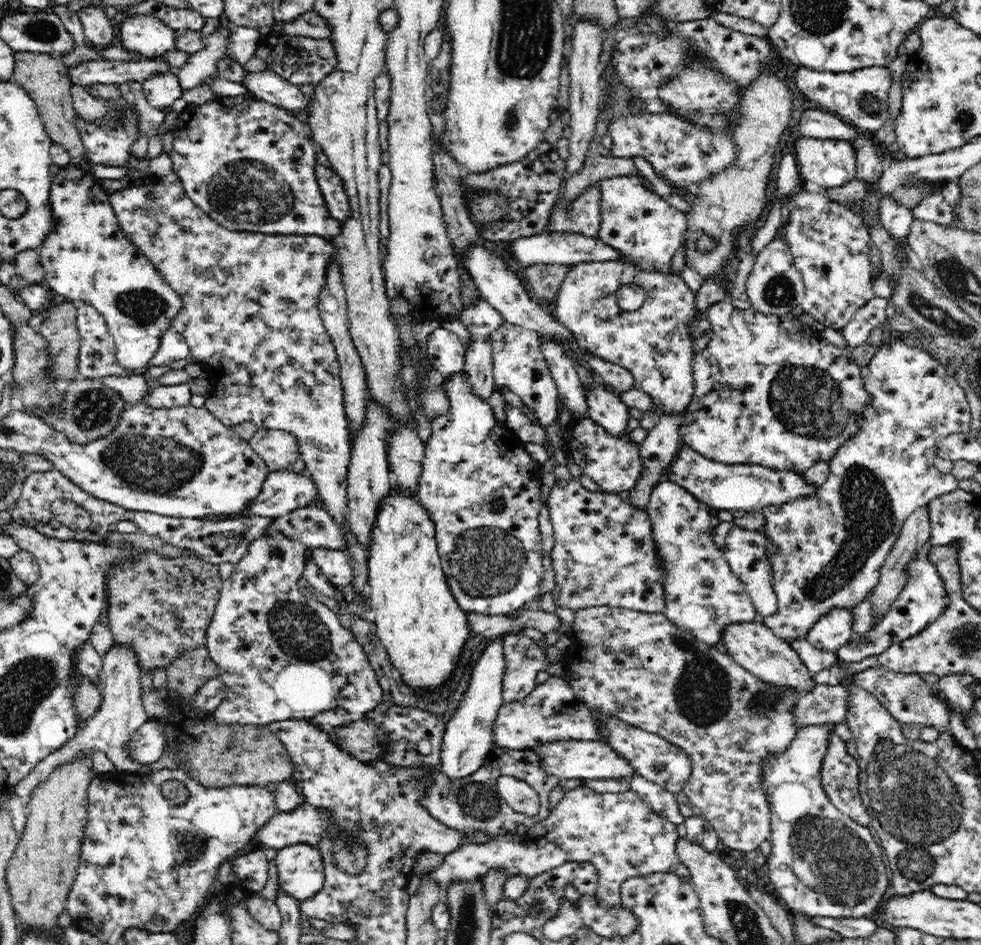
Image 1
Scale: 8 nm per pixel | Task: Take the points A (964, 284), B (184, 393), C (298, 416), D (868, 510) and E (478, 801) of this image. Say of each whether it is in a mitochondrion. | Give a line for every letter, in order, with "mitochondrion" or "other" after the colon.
A: mitochondrion
B: other
C: mitochondrion
D: mitochondrion
E: mitochondrion

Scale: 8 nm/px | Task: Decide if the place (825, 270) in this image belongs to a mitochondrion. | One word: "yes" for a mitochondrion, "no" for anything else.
no

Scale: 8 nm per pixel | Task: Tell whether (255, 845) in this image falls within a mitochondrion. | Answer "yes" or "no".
no

